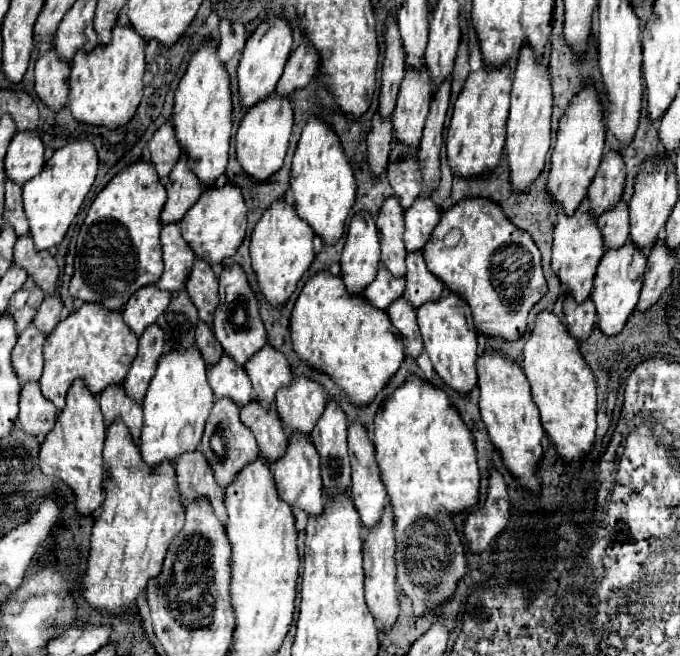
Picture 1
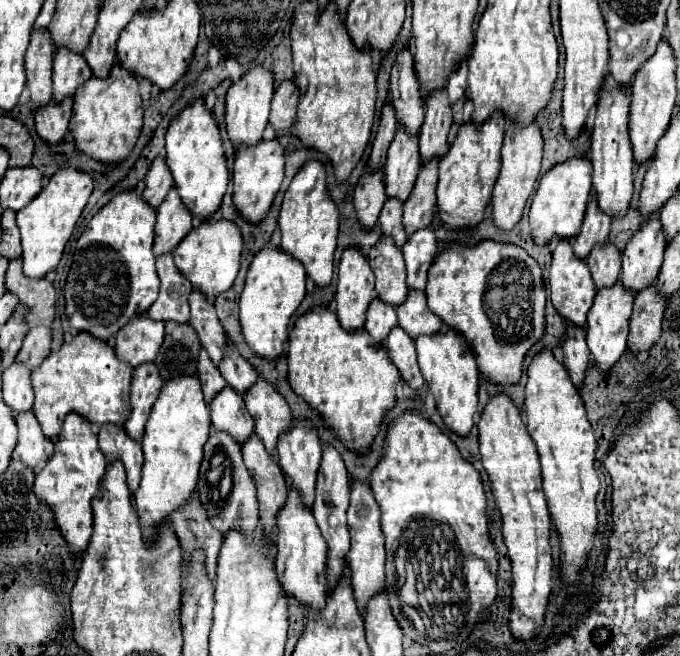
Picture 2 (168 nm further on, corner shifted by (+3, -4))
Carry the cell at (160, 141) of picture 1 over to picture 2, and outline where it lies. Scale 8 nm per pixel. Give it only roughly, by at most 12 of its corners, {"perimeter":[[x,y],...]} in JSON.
{"perimeter":[[157,158],[145,178],[143,198],[159,208],[173,186],[165,160]]}

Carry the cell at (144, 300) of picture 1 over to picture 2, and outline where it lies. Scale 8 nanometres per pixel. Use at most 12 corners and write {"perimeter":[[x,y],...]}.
{"perimeter":[[139,316],[115,336],[115,354],[135,370],[155,362],[163,324]]}

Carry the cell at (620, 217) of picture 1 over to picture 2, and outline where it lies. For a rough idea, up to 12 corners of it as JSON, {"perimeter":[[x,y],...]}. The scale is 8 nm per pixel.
{"perimeter":[[613,244],[595,246],[587,266],[595,288],[619,280],[621,252]]}

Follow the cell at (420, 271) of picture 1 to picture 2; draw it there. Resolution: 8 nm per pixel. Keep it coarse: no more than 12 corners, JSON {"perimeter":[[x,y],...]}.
{"perimeter":[[423,292],[397,306],[399,326],[413,338],[439,334],[443,322]]}

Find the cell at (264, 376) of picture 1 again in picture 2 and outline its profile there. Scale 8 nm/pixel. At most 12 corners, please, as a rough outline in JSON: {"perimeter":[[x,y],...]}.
{"perimeter":[[259,382],[245,396],[255,434],[275,456],[293,420],[285,398]]}

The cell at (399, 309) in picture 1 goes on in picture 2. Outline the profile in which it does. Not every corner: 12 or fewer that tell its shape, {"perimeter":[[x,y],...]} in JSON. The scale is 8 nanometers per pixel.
{"perimeter":[[397,326],[385,350],[401,378],[421,394],[415,342]]}

